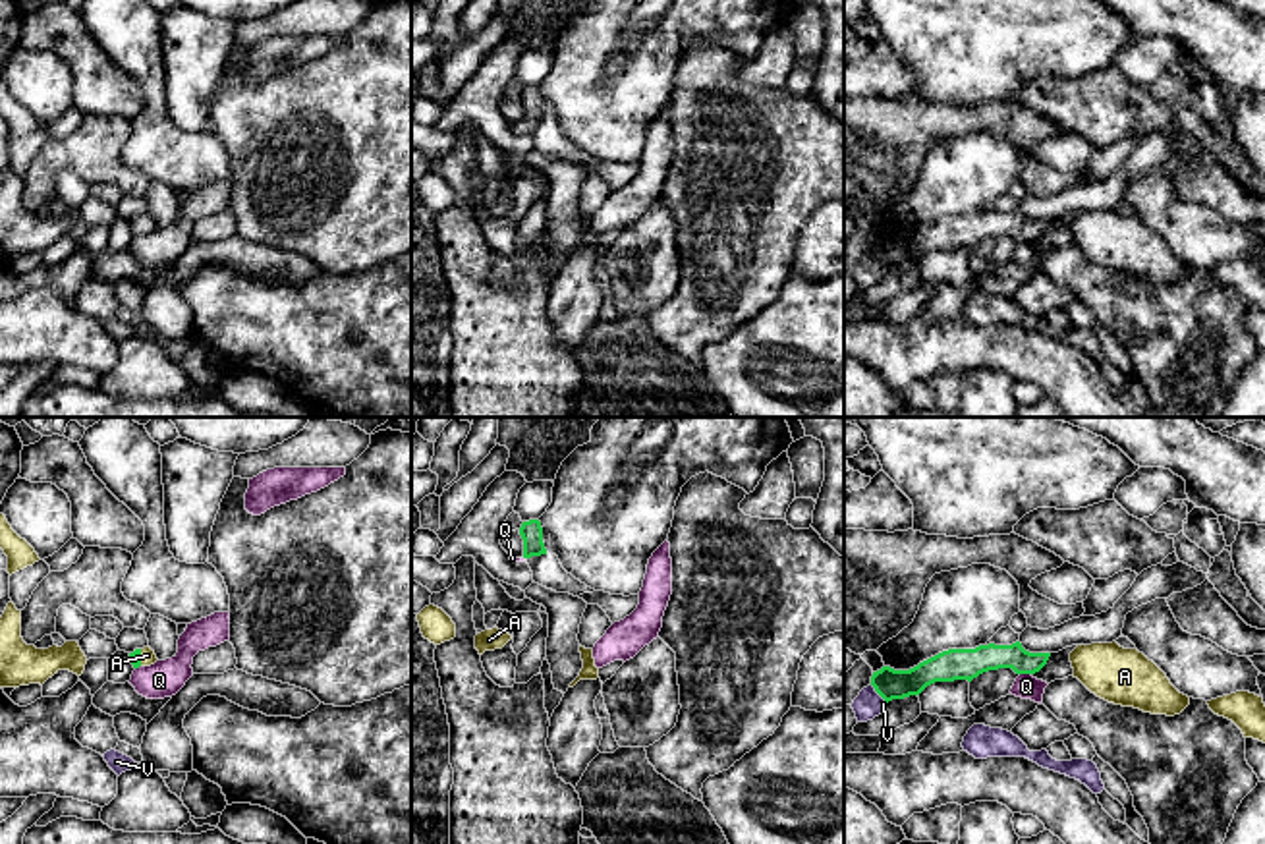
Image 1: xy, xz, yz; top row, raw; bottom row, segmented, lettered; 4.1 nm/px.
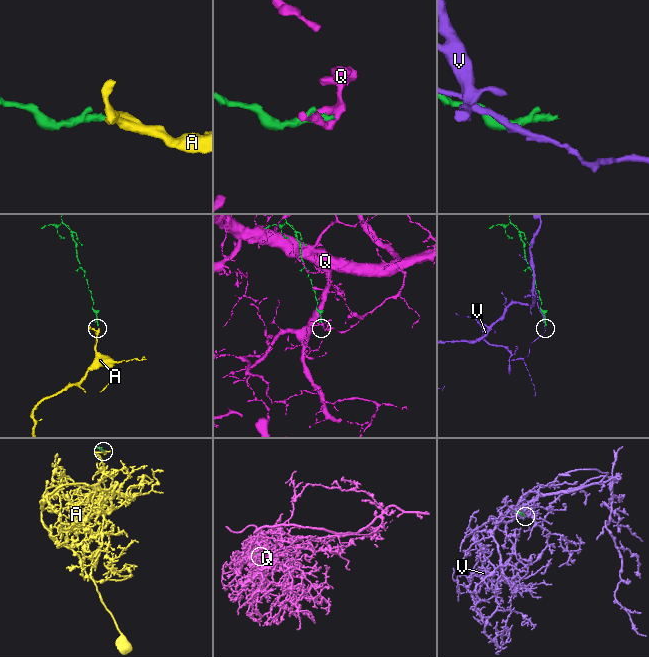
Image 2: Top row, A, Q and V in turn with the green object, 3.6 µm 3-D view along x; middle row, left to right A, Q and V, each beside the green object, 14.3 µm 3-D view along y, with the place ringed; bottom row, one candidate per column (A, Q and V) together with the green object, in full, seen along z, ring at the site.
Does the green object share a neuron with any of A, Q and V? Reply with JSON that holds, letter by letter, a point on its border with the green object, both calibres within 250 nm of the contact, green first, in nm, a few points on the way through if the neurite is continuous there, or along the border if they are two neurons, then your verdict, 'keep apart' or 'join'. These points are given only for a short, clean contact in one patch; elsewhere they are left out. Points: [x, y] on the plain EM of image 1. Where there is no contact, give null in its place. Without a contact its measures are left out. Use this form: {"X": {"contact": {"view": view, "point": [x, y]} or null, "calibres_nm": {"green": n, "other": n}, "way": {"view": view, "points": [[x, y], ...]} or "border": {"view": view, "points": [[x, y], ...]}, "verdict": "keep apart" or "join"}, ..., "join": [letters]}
{"A": {"contact": {"view": "xy", "point": [140, 225]}, "calibres_nm": {"green": 50, "other": 60}, "way": {"view": "xy", "points": [[136, 225], [140, 225], [147, 223]]}, "verdict": "join"}, "Q": {"contact": {"view": "yz", "point": [1026, 240]}, "calibres_nm": {"green": 130, "other": 100}, "border": {"view": "yz", "points": [[1020, 240], [1030, 242]]}, "verdict": "keep apart"}, "V": {"contact": {"view": "yz", "point": [877, 259]}, "calibres_nm": {"green": 130, "other": 120}, "verdict": "keep apart"}, "join": ["A"]}

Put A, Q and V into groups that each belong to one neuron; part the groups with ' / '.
A / Q / V

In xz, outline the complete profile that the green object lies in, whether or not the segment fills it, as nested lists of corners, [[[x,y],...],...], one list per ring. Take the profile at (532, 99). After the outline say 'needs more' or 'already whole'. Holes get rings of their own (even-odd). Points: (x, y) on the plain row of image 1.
[[[539,87],[523,89],[520,95],[520,102],[523,106],[523,126],[547,122]]]; already whole

